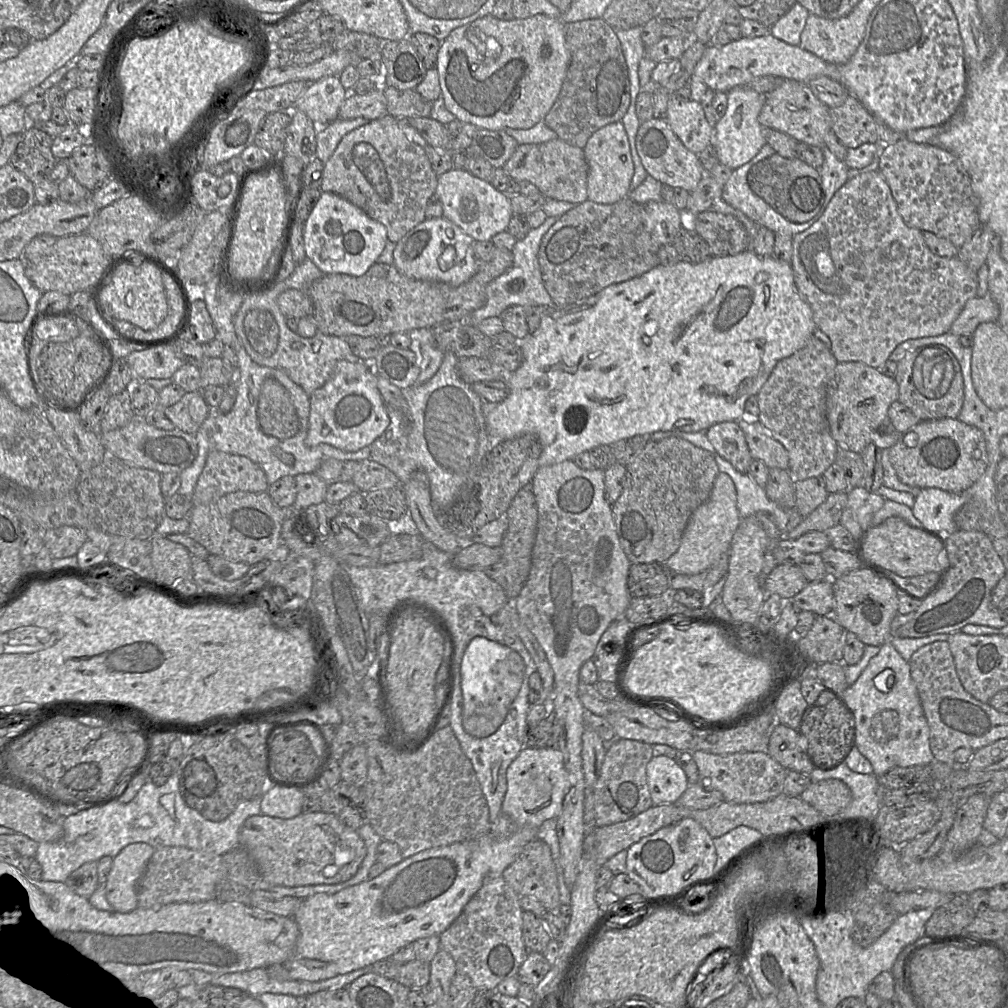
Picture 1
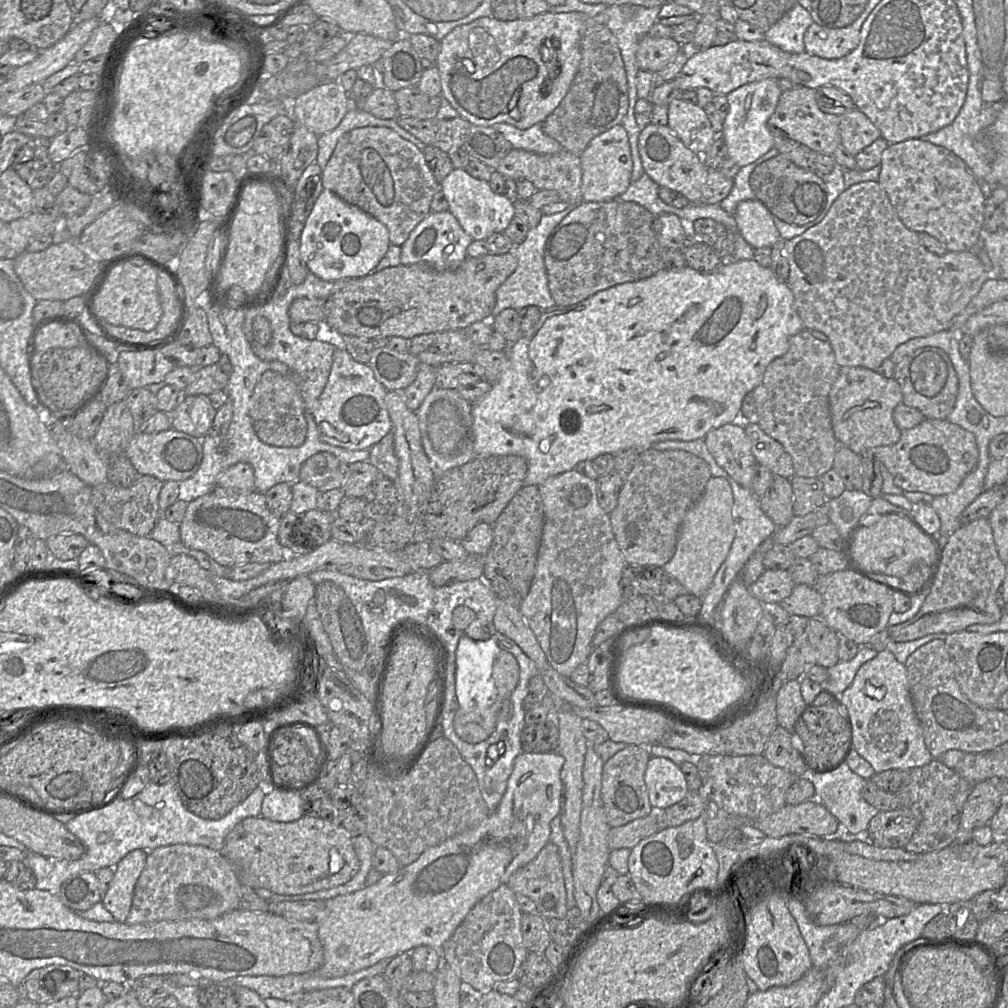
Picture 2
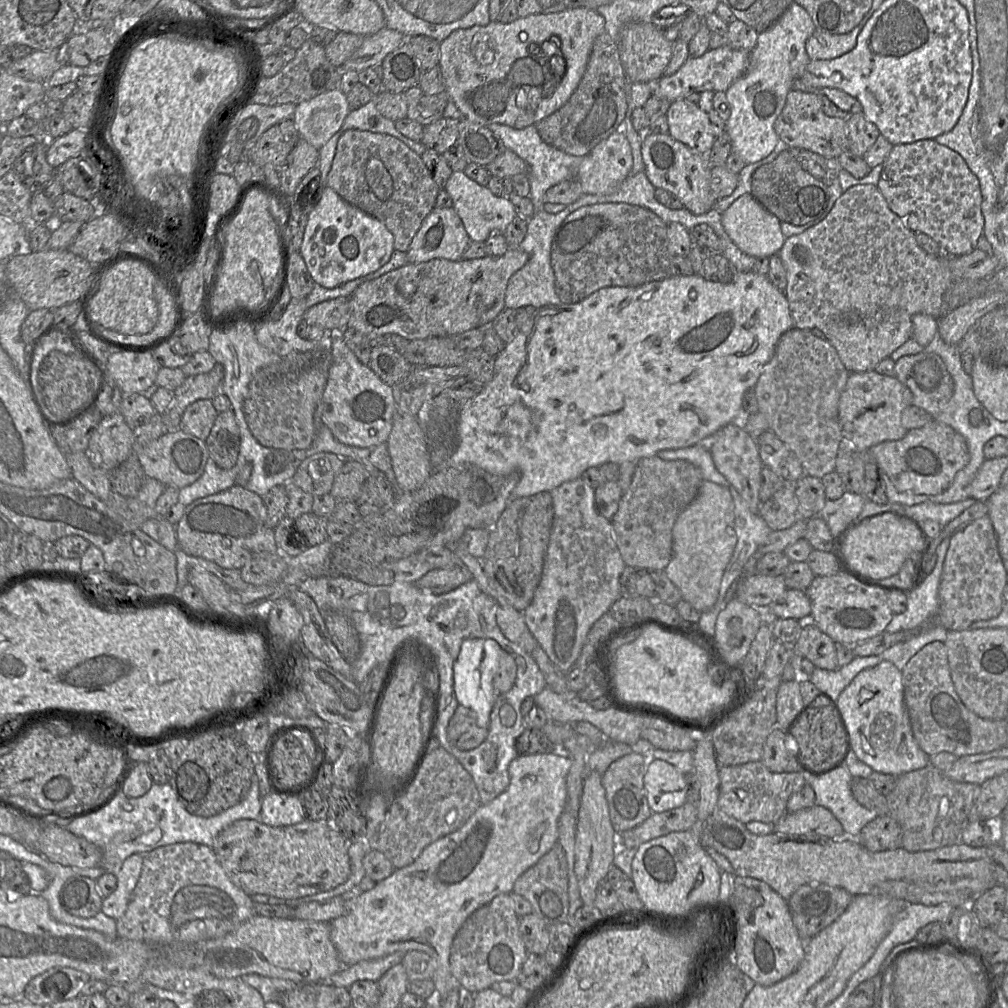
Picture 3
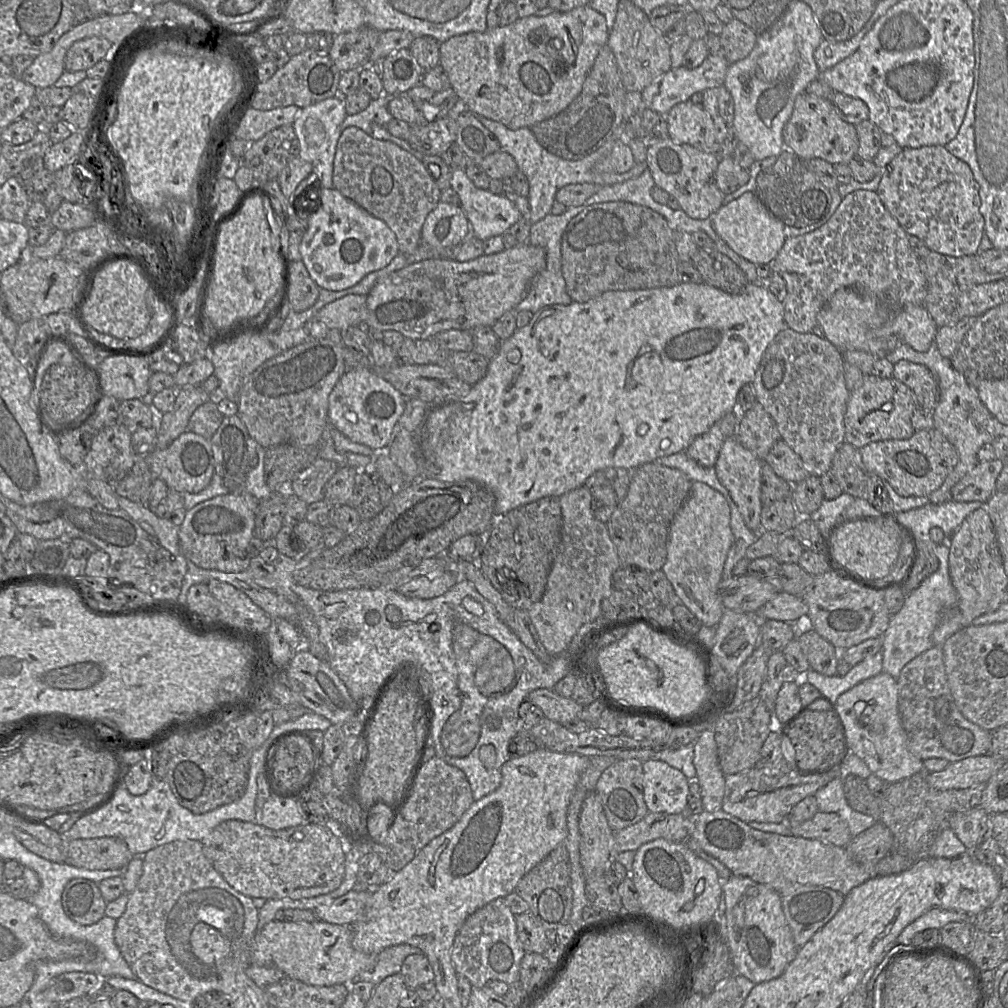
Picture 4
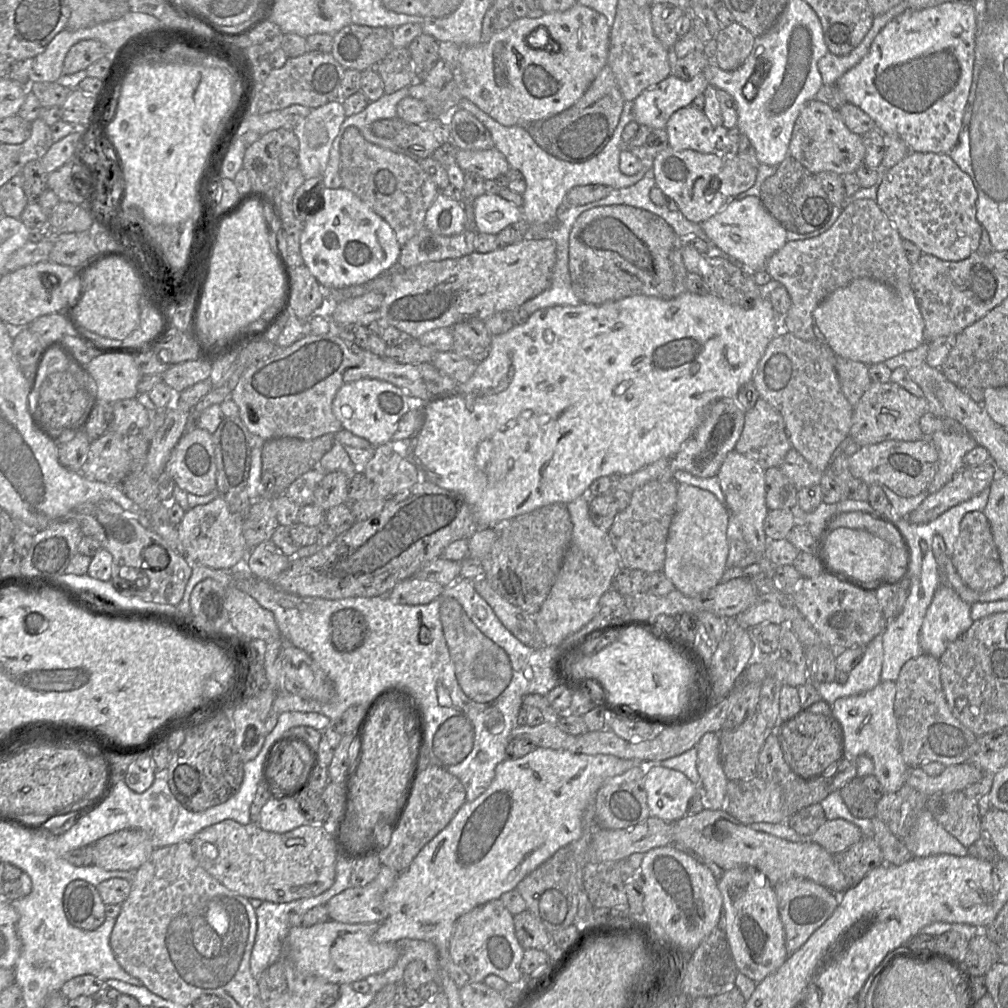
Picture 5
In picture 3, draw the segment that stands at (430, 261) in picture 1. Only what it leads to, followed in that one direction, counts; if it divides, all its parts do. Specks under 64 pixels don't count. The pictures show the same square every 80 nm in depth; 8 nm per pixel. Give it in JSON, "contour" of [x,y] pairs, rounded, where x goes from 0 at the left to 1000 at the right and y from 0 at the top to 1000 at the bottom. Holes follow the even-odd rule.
{"contour":[[[449,205],[433,206],[423,214],[403,250],[405,261],[429,257],[453,259],[465,243],[458,218]]]}

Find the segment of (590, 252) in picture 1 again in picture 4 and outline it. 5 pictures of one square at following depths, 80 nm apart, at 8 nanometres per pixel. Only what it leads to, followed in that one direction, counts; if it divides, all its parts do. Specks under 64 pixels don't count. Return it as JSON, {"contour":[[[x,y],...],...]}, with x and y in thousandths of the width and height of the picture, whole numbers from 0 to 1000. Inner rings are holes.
{"contour":[[[619,199],[592,201],[581,205],[563,223],[557,237],[557,268],[562,289],[568,300],[581,300],[602,289],[667,285],[676,281],[675,258],[670,229],[647,207]]]}

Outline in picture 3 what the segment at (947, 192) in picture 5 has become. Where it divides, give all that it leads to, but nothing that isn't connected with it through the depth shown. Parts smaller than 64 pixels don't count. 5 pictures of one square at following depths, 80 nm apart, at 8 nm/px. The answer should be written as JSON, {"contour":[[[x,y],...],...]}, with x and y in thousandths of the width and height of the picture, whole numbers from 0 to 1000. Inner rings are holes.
{"contour":[[[915,138],[887,144],[875,164],[870,186],[903,228],[923,234],[938,253],[952,254],[969,246],[976,226],[974,192],[971,178],[954,155],[927,138]]]}

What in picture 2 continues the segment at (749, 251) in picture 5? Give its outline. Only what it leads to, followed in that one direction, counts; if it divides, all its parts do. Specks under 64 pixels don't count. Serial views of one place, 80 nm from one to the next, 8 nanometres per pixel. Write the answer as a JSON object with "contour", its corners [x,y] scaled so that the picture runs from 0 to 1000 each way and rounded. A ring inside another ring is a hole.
{"contour":[[[753,198],[733,201],[727,212],[733,230],[747,246],[766,246],[776,238],[766,212]]]}

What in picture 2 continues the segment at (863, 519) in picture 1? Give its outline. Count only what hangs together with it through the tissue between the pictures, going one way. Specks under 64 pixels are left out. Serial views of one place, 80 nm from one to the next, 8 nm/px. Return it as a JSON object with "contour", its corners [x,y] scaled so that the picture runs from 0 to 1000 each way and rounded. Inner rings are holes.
{"contour":[[[838,485],[834,491],[820,495],[821,511],[831,525],[833,531],[838,532],[852,522],[853,514],[864,502],[866,494],[855,486]]]}

